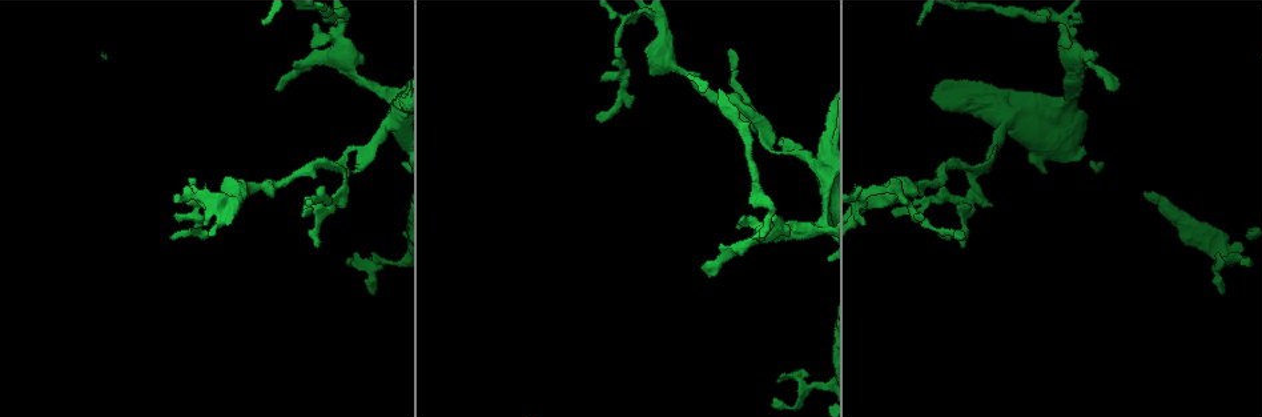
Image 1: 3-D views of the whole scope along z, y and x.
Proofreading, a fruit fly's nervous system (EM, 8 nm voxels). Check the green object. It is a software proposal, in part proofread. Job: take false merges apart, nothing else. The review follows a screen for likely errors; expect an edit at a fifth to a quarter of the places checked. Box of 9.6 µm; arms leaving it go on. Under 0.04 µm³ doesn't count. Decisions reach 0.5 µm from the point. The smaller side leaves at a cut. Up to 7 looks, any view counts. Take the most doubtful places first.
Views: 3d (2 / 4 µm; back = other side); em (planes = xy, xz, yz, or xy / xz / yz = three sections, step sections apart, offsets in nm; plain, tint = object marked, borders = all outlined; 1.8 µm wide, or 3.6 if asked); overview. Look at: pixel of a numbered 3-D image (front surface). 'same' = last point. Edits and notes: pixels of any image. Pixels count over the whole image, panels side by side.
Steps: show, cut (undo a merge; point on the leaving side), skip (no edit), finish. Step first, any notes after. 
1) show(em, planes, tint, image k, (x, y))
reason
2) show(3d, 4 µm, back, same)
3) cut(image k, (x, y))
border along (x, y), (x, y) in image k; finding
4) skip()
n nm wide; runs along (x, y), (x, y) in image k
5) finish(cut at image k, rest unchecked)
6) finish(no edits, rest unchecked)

show(em, planes, tint, image 1, (980, 170))
side arm on a straight run

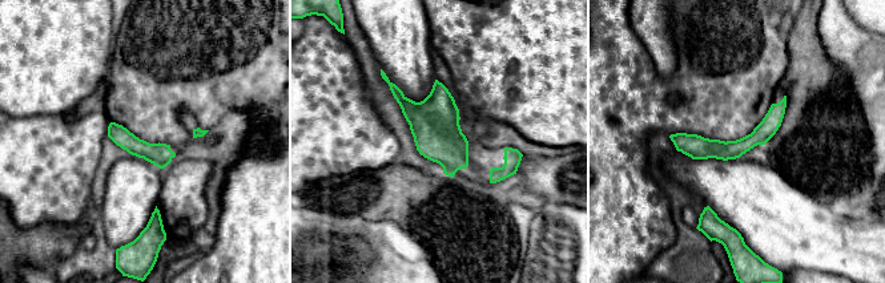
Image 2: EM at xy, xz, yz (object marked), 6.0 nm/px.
skip()
runs along (783, 104), (737, 148), (674, 137) in image 2; all the same neuron

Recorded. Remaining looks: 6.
show(3d, 2 µm, image 1, (1060, 17))
abrupt turn

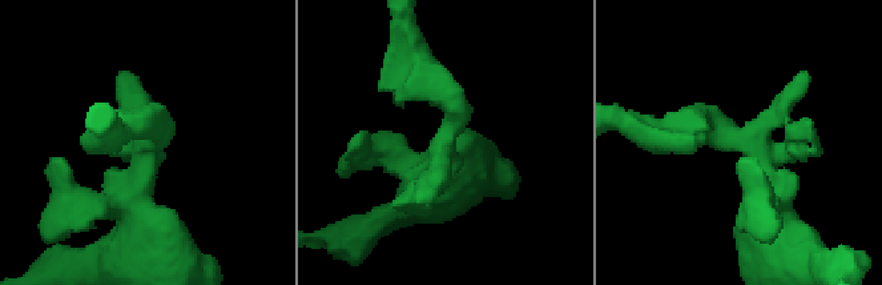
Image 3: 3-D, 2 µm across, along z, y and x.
show(em, planes, tint, image 3, (143, 141))

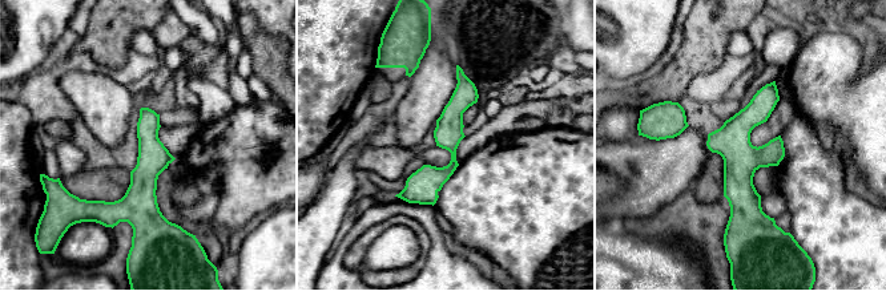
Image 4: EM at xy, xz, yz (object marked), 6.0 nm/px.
skip()
runs along (772, 87), (738, 128), (737, 222) in image 4; one neuron here

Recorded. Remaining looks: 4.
show(3d, 2 µm, back, image 1, (816, 385))
narrows sharply

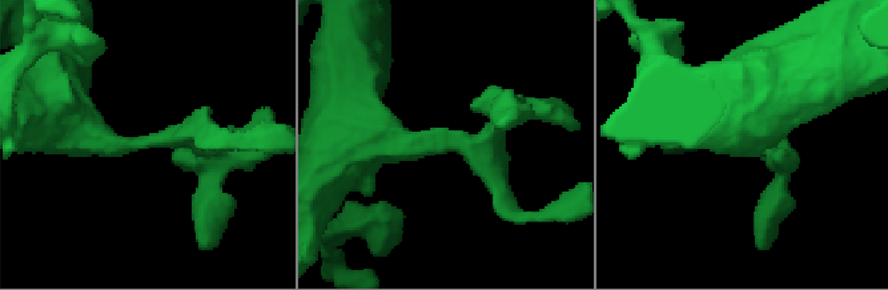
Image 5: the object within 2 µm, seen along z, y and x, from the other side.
show(em, xz, step 8, tint, image 5, (145, 147))
need the tissue

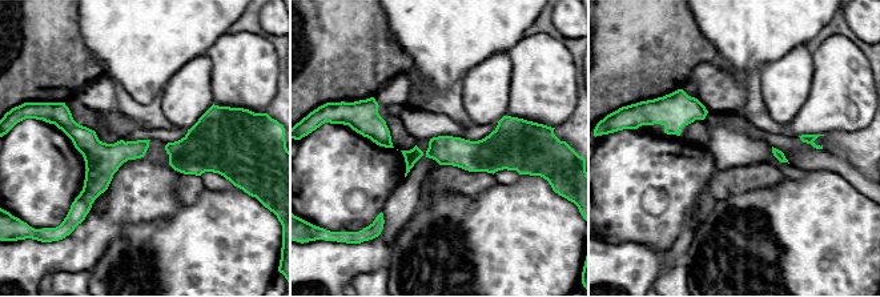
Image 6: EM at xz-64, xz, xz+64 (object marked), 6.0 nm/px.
show(em, planes, tint, same)
another direction

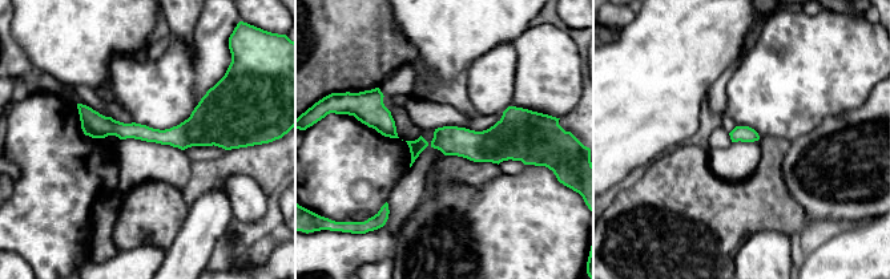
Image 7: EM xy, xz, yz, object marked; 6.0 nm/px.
skip()
100 nm wide; runs along (81, 108), (121, 130), (226, 132) in image 7; all the same neuron

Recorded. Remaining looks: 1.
finish(no edits, rest unchecked)

